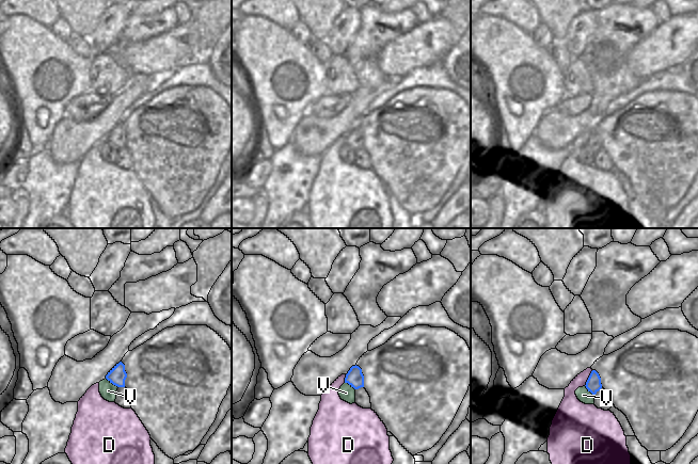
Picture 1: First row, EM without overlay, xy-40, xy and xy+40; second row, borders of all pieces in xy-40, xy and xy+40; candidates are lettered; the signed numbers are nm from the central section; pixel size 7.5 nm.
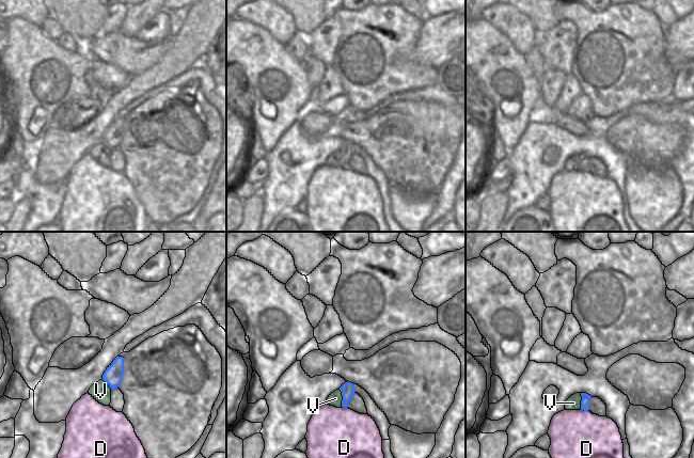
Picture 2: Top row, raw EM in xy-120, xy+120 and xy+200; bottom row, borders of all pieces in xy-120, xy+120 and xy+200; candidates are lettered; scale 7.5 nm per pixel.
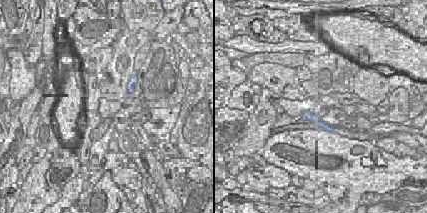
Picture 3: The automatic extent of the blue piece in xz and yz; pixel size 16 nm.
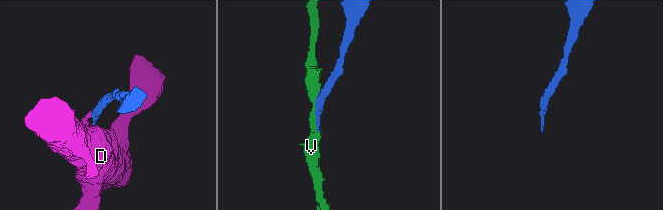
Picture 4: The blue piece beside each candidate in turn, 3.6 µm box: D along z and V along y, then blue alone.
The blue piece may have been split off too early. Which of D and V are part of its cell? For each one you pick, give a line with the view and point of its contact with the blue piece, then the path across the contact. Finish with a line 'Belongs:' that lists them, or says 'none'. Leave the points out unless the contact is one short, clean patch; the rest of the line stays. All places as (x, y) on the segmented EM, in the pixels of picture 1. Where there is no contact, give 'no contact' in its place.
Belongs: none

